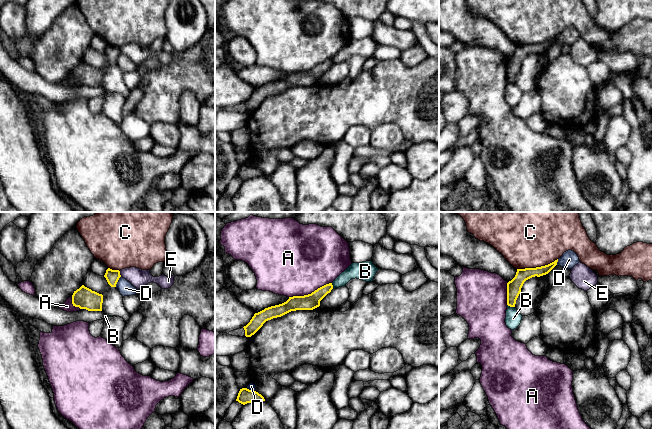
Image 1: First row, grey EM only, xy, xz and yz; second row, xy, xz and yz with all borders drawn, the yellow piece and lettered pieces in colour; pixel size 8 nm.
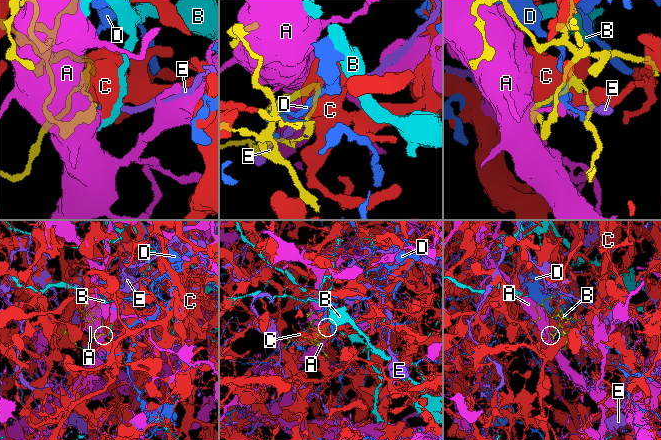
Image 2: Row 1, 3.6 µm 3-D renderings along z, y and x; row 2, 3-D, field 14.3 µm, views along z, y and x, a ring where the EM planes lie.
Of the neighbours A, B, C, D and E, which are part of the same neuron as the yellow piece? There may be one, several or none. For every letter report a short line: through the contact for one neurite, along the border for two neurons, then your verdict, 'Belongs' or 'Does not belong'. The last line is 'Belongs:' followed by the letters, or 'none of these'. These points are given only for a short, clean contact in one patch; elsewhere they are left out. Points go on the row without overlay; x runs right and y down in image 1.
A: Does not belong
B: Line: yz (508, 81), (514, 83). Does not belong
C: Does not belong
D: Does not belong
E: Line: xy (119, 47), (121, 52). Does not belong
Belongs: none of these

